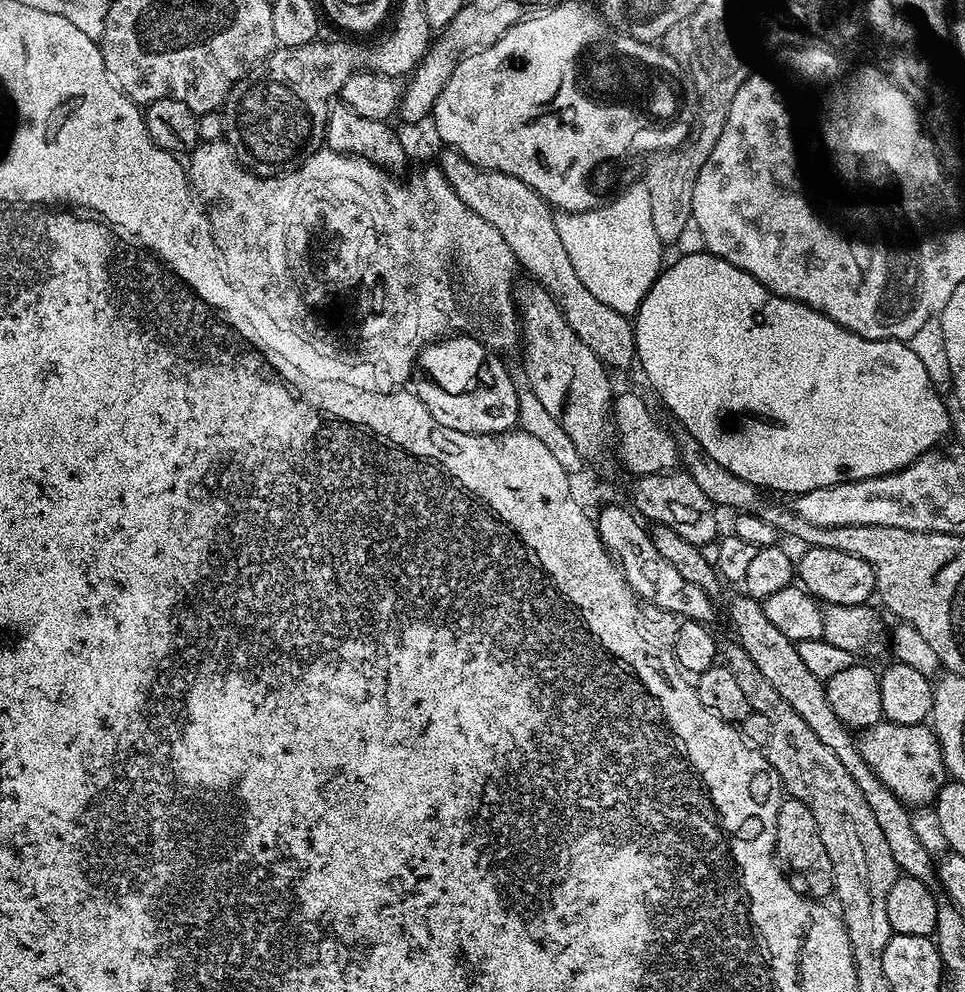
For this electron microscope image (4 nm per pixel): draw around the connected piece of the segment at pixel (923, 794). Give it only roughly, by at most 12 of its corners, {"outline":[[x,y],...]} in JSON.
{"outline":[[927,723],[863,733],[876,779],[905,806],[928,806],[946,783]]}

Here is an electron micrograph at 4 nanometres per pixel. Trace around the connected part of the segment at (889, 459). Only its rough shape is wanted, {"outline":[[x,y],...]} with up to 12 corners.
{"outline":[[703,250],[636,360],[730,474],[888,476],[948,412],[918,354]]}

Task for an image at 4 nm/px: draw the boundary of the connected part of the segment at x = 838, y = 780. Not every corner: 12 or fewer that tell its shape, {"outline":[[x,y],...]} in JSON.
{"outline":[[732,638],[766,755],[832,863],[852,952],[886,950],[898,875],[863,787]]}

